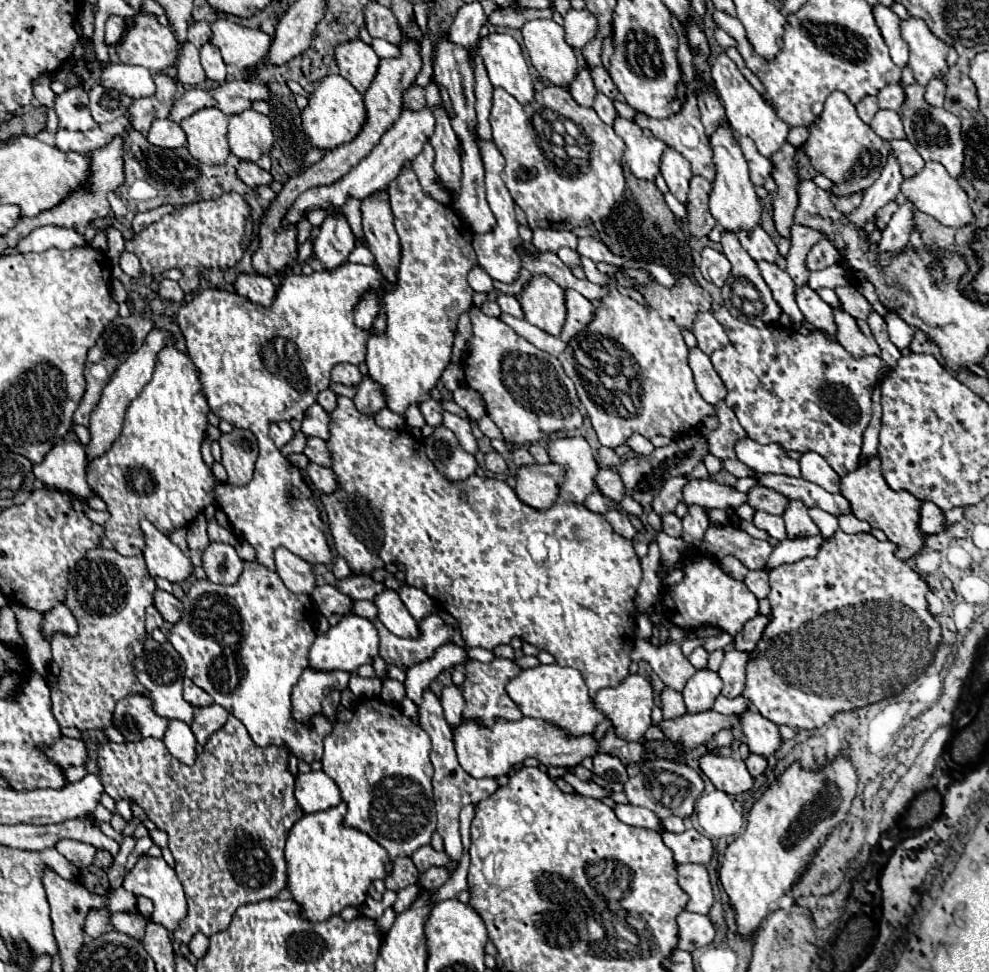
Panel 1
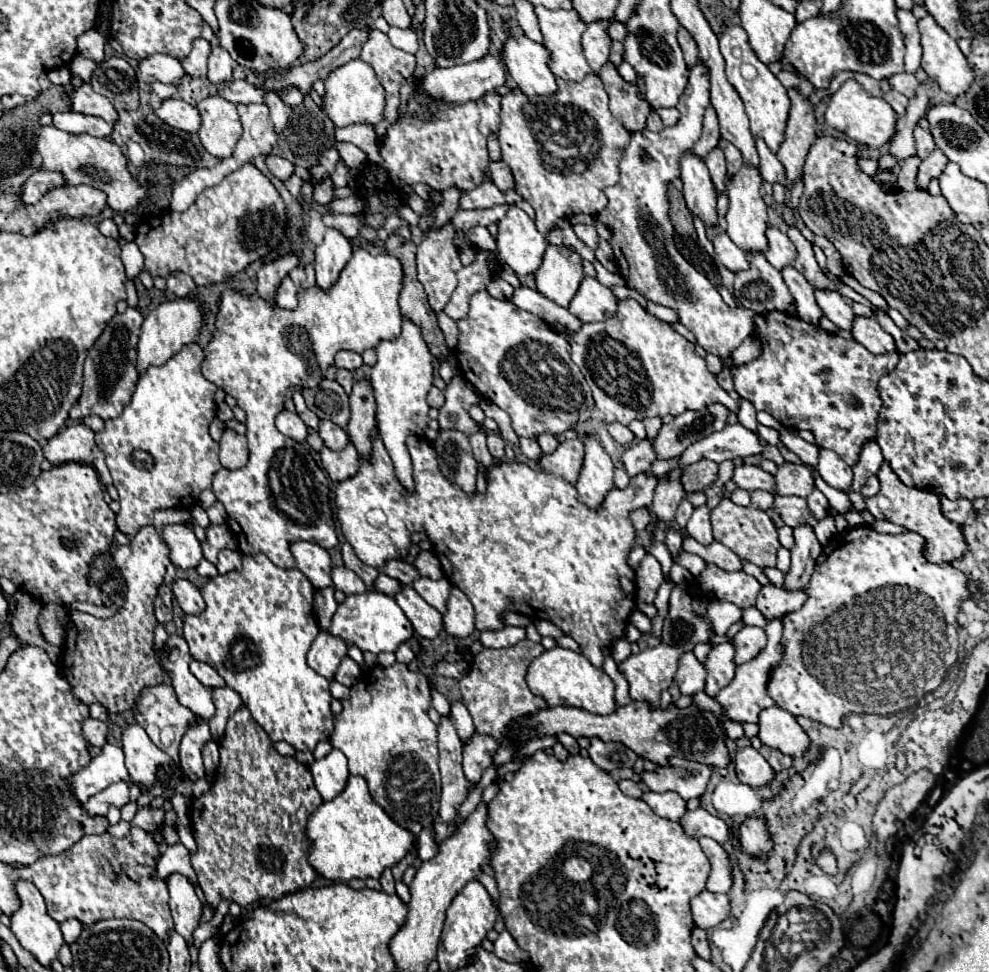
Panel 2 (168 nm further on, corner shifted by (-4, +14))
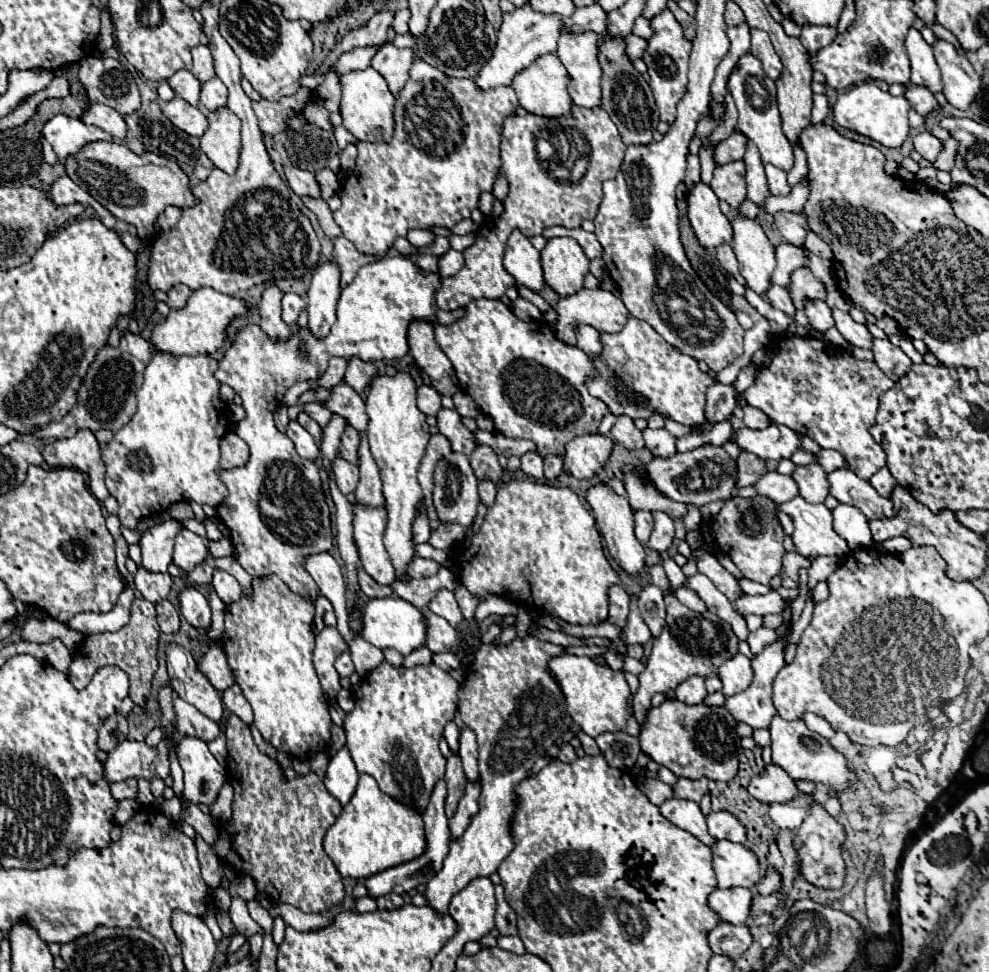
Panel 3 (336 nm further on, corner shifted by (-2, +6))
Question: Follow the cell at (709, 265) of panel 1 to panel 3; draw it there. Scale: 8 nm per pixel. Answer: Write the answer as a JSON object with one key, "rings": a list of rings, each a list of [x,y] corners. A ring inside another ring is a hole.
{"rings":[[[725,243],[725,245],[719,245],[719,247],[717,247],[717,261],[723,265],[723,269],[725,269],[727,273],[731,273],[735,279],[739,279],[739,283],[743,281],[743,277],[741,277],[741,273],[739,273],[739,261],[737,261],[731,245]]]}

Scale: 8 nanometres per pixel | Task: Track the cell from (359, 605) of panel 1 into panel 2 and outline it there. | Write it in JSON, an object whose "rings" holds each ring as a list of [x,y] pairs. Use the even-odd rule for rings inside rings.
{"rings":[[[379,573],[377,581],[375,581],[375,589],[381,591],[381,593],[387,593],[387,595],[397,595],[401,591],[401,581],[385,575],[385,573]]]}

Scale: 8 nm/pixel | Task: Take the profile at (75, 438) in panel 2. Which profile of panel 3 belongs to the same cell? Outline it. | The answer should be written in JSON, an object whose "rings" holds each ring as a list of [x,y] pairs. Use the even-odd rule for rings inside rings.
{"rings":[[[81,429],[69,439],[57,439],[43,449],[45,463],[53,467],[71,467],[79,469],[85,475],[91,475],[91,493],[105,501],[109,491],[105,487],[105,465],[99,455],[99,443],[89,429]]]}

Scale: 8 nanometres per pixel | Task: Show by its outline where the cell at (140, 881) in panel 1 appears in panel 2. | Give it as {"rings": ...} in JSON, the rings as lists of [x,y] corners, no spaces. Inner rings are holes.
{"rings":[[[171,873],[167,879],[169,885],[169,907],[175,921],[175,931],[187,941],[187,947],[193,945],[193,931],[201,921],[201,901],[193,885],[181,873]]]}

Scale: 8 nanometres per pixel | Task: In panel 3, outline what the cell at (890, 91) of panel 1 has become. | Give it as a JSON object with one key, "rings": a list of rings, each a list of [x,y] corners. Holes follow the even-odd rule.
{"rings":[[[905,85],[905,99],[911,103],[911,109],[915,109],[921,117],[925,117],[929,111],[937,109],[939,103],[935,101],[933,93],[921,85]]]}

